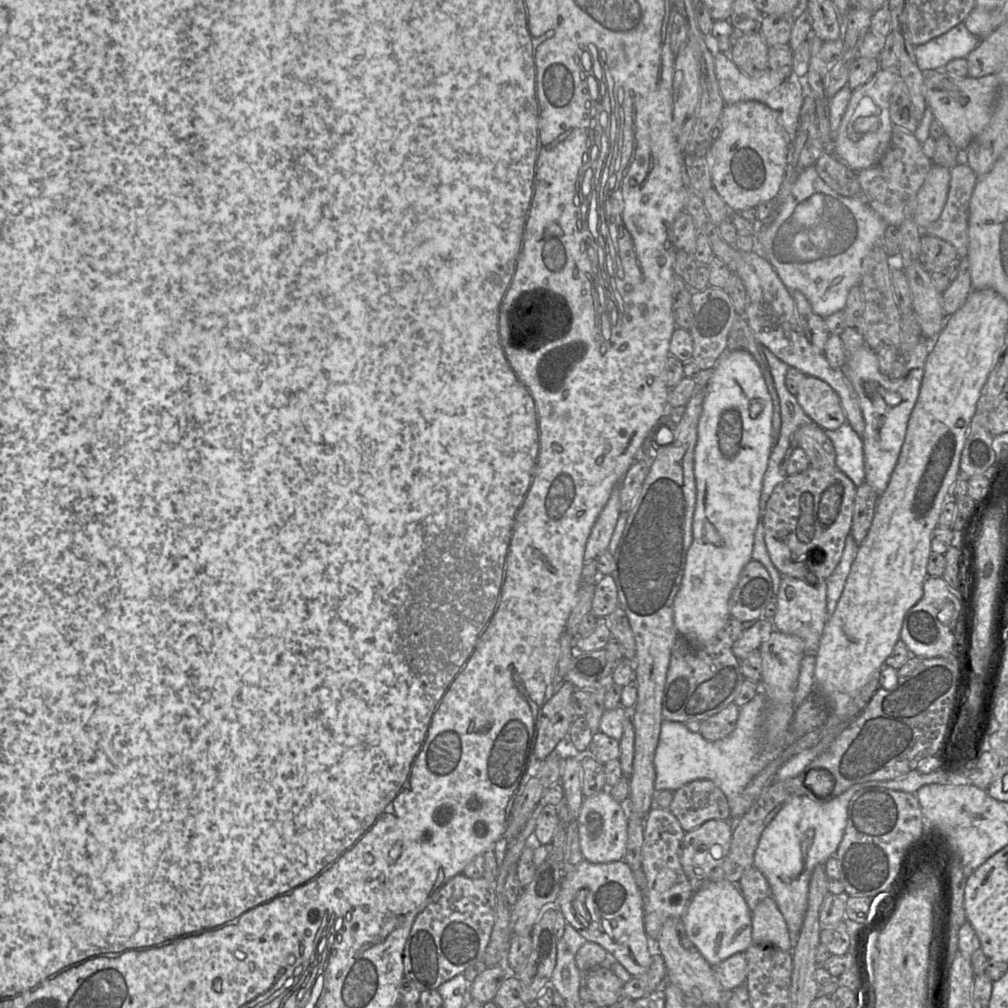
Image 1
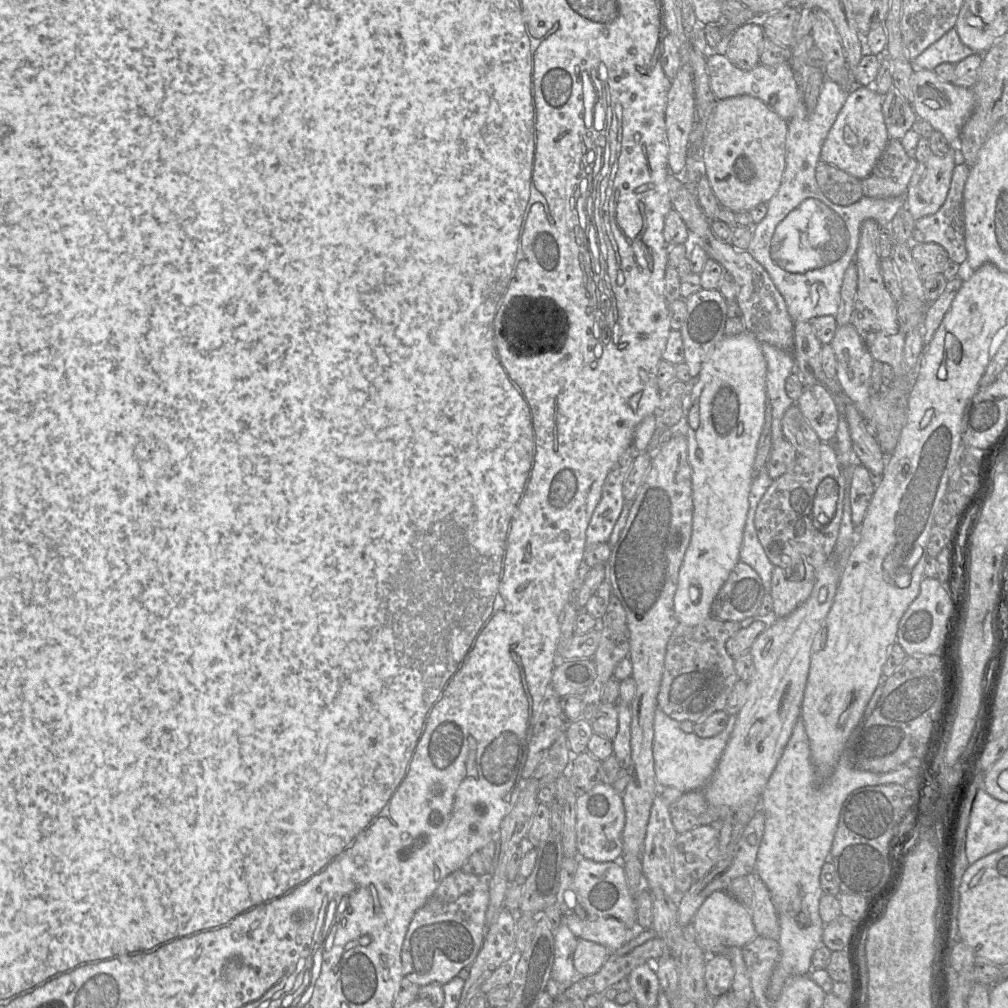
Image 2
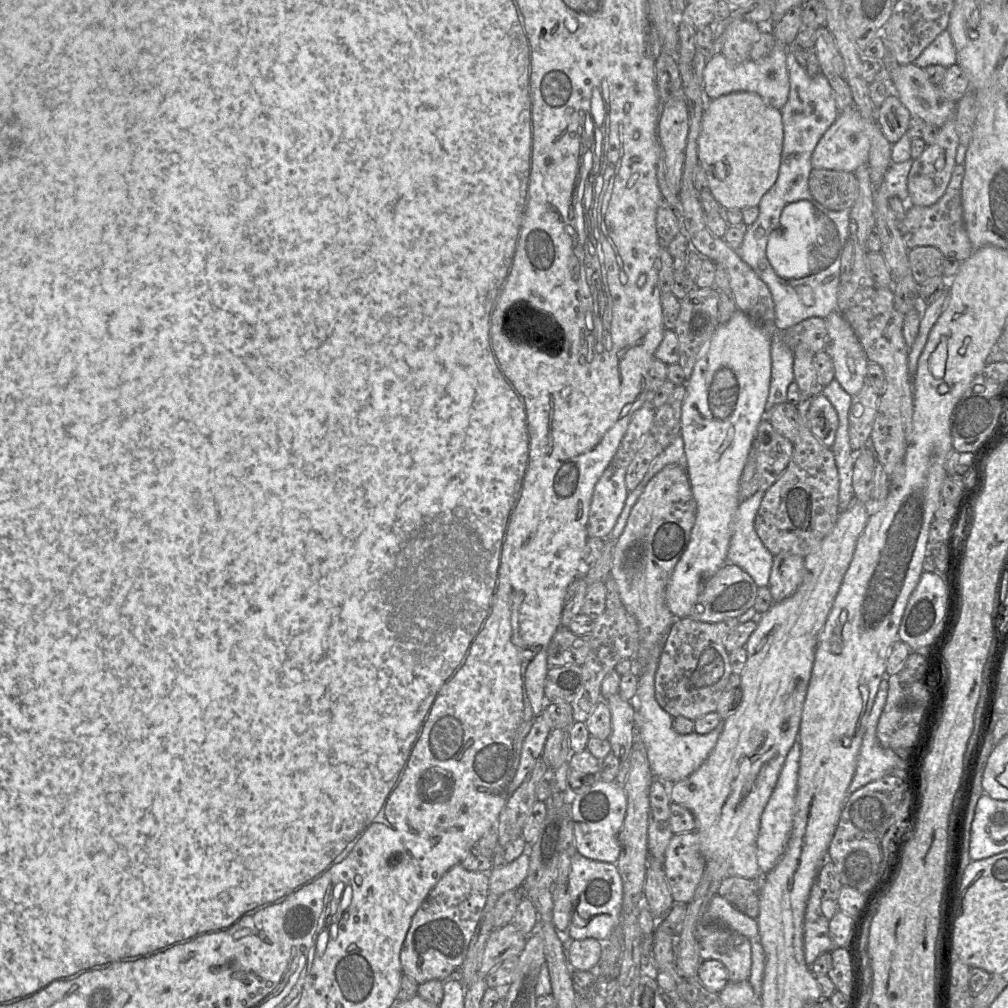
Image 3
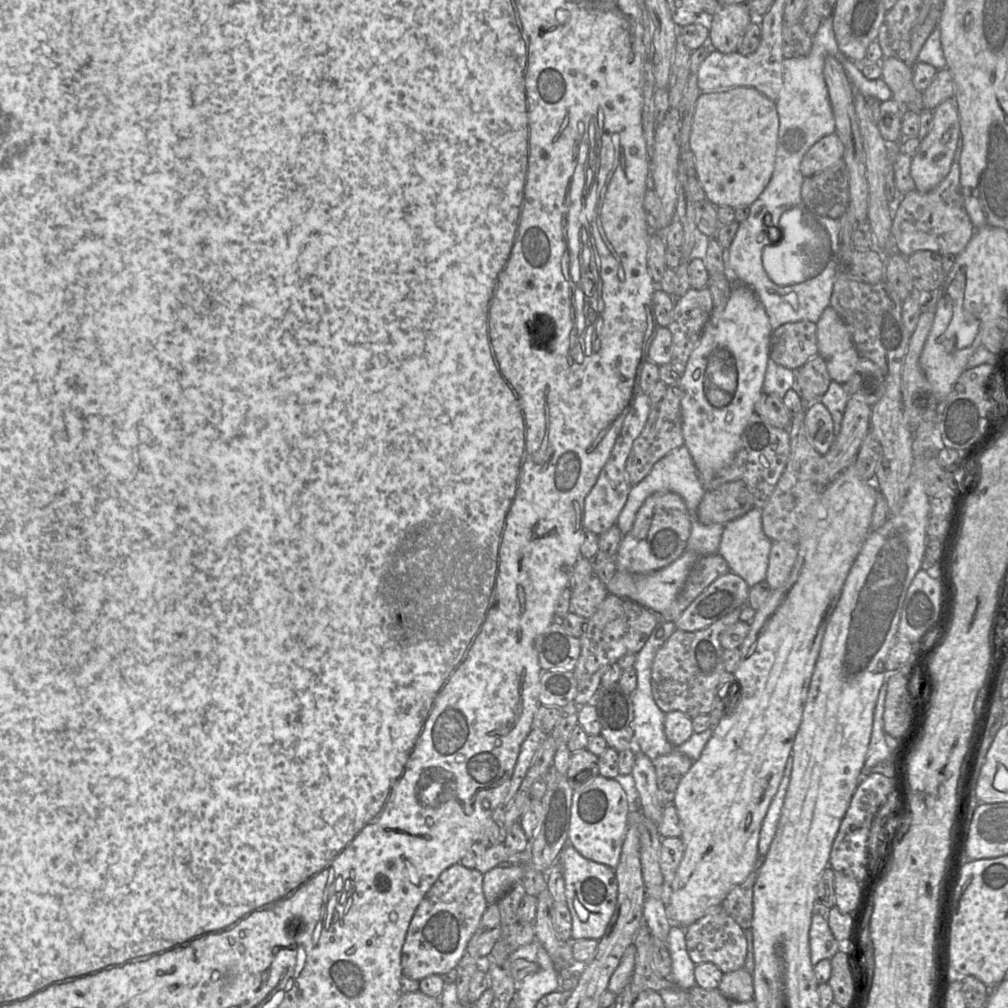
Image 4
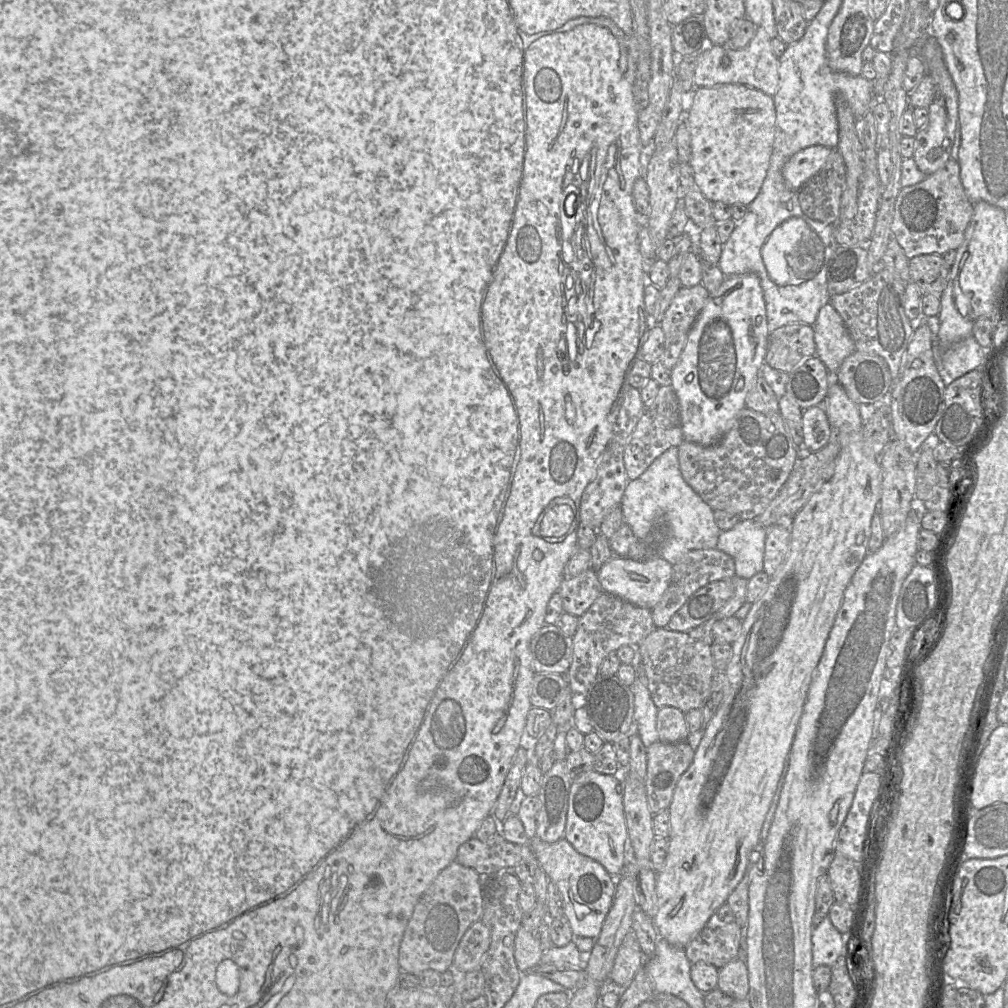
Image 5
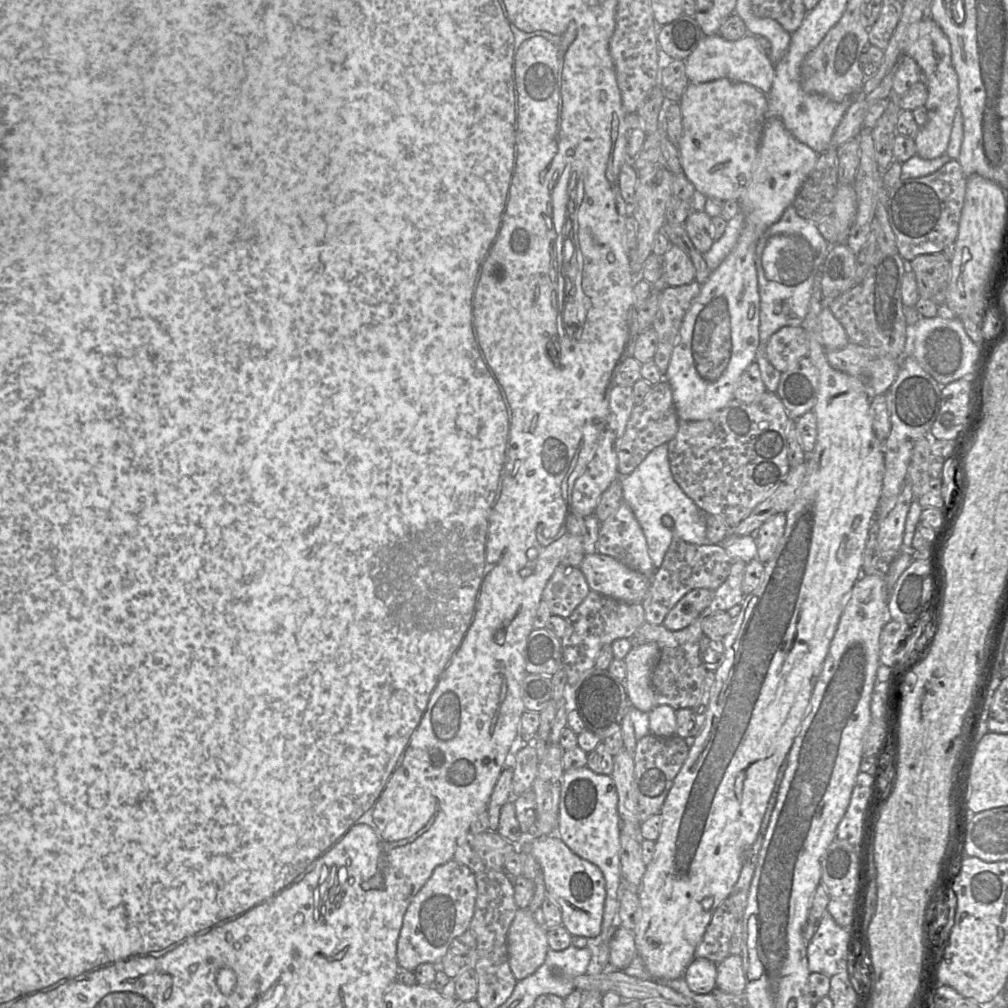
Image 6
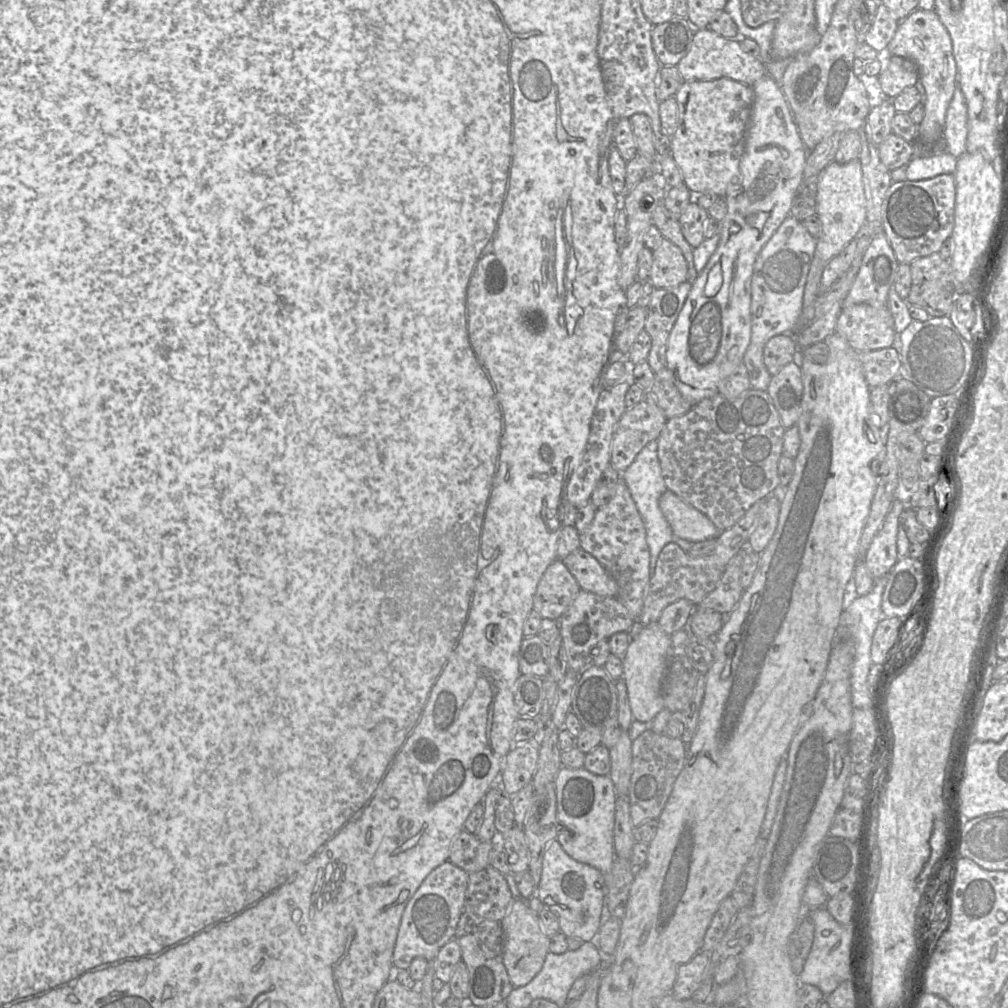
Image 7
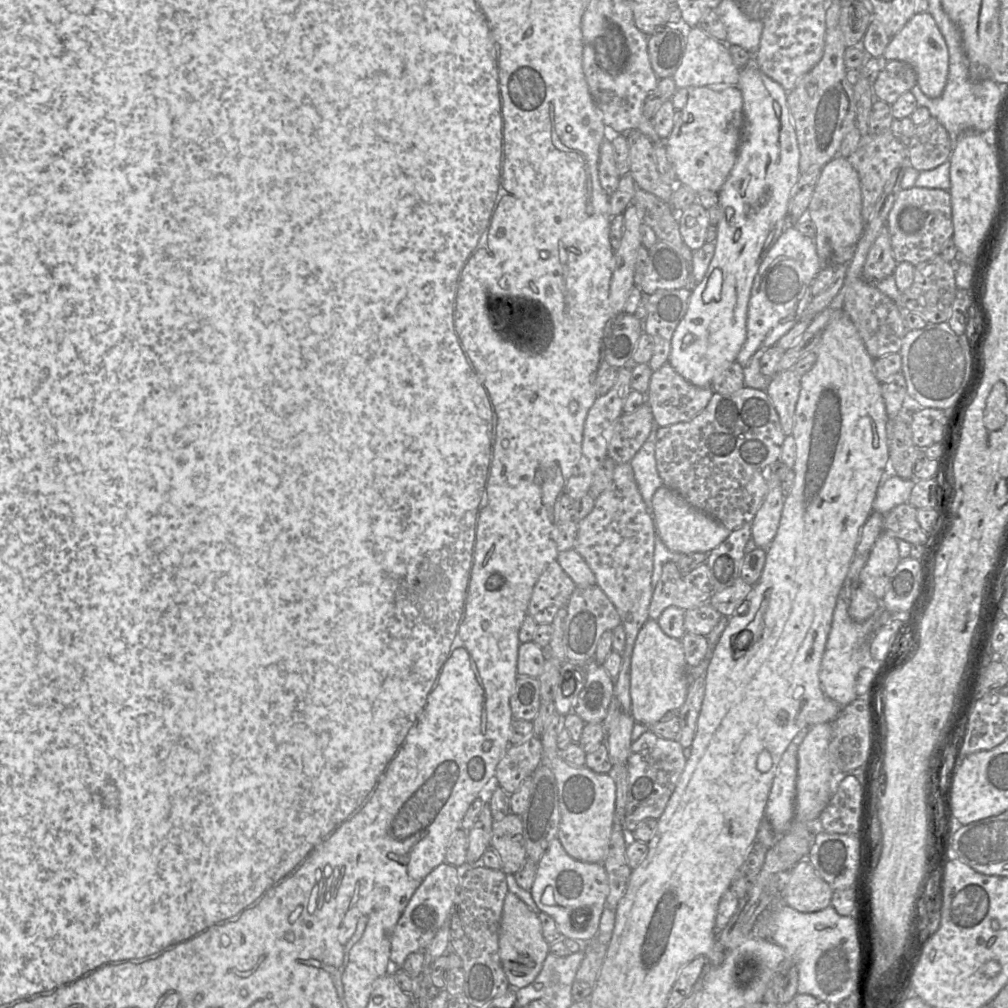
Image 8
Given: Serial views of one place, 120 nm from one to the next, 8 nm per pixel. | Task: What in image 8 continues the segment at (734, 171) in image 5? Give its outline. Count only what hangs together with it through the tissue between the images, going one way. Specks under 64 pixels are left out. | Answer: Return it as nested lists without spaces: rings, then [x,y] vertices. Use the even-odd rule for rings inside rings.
[[[688,86],[677,88],[671,101],[674,127],[664,142],[678,184],[688,186],[696,193],[705,190],[718,193],[735,164],[741,141],[744,116],[740,89]]]

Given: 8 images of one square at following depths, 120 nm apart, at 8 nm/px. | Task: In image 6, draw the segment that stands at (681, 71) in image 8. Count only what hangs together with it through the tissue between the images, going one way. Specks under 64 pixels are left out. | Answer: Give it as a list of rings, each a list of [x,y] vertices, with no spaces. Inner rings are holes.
[[[715,34],[704,36],[699,41],[693,52],[685,59],[685,72],[690,83],[727,78],[733,82],[748,83],[768,94],[775,75],[775,64],[761,50],[755,35],[747,34],[736,41],[728,41]]]

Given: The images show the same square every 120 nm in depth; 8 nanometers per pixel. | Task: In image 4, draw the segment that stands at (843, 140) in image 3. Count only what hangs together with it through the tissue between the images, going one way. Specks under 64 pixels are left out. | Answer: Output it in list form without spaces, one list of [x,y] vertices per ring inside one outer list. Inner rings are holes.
[[[836,132],[819,139],[802,158],[800,171],[806,178],[843,159],[844,146]]]

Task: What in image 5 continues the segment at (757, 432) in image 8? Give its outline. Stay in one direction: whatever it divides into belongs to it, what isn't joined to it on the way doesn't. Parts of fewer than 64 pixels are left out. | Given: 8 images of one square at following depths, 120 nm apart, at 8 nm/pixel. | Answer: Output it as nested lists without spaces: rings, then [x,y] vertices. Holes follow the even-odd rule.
[[[744,407],[733,419],[732,427],[716,443],[702,446],[684,440],[678,446],[678,459],[685,482],[713,511],[734,513],[740,520],[754,519],[760,515],[788,479],[796,459],[798,447],[794,444],[779,412],[763,414]]]

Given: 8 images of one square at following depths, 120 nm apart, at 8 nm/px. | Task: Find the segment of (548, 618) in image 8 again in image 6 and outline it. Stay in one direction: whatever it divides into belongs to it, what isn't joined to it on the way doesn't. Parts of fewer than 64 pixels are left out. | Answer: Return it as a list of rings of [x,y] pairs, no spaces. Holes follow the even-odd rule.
[[[560,564],[548,580],[542,592],[542,600],[547,603],[552,615],[558,615],[566,619],[586,598],[590,591],[590,587],[580,567]]]

